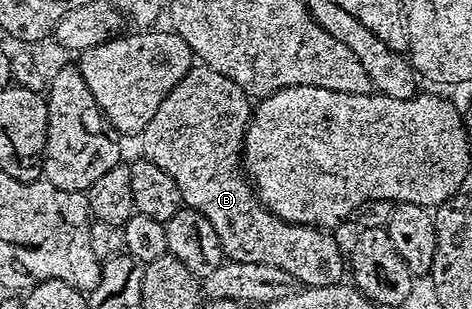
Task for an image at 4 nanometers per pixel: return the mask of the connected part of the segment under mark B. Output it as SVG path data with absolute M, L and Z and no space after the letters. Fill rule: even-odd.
M194 66L190 68L188 74L175 85L171 90L171 94L167 94L167 98L163 98L163 106L159 106L159 110L155 110L155 118L151 118L151 122L147 122L147 126L139 133L141 148L145 151L142 152L144 159L155 162L155 166L159 166L162 170L167 170L167 174L171 174L171 178L175 178L175 186L179 186L182 205L191 210L199 210L199 214L203 214L203 218L207 218L207 222L211 222L211 227L215 229L215 234L219 234L219 246L223 250L225 260L234 260L235 262L259 262L267 266L282 268L283 270L287 270L287 274L291 274L296 278L298 285L306 288L327 287L332 284L342 283L344 276L341 275L346 275L347 260L343 255L343 249L338 244L338 237L334 235L332 231L323 228L303 226L302 224L289 224L283 218L279 218L275 215L274 212L269 211L269 209L257 199L257 193L253 191L253 186L249 183L243 167L245 131L249 129L250 119L251 97L249 97L234 80L210 68Z

